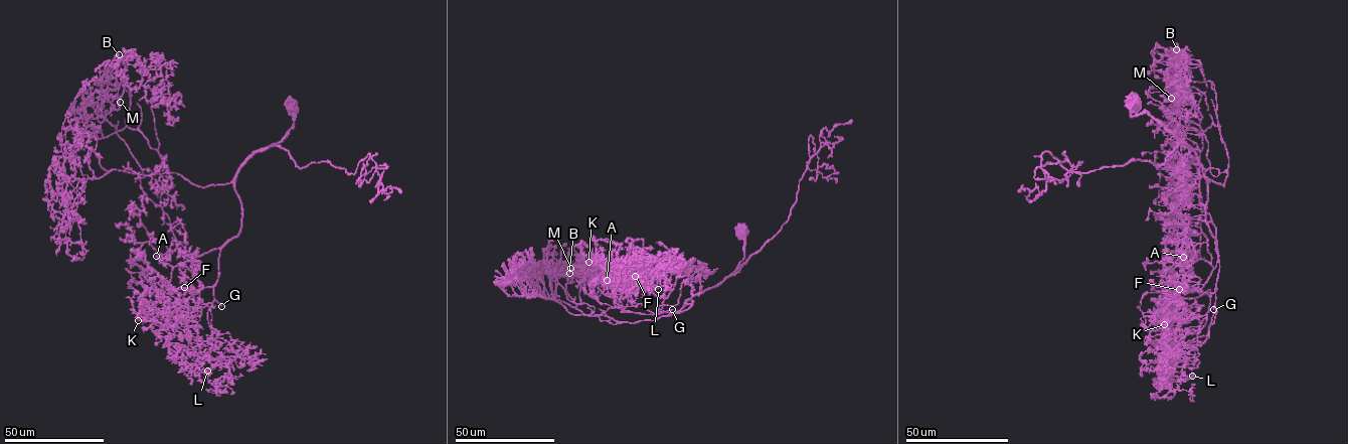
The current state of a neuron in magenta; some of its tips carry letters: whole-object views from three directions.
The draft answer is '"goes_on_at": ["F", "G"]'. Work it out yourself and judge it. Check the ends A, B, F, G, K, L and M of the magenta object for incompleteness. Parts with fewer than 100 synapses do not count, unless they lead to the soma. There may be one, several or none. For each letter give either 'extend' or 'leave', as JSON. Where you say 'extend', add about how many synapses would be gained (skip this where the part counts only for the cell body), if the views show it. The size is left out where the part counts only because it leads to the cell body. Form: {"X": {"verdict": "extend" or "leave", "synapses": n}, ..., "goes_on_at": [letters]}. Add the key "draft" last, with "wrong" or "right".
{"A": {"verdict": "extend", "synapses": 250}, "B": {"verdict": "leave"}, "F": {"verdict": "leave"}, "G": {"verdict": "extend", "synapses": 100}, "K": {"verdict": "leave"}, "L": {"verdict": "leave"}, "M": {"verdict": "leave"}, "goes_on_at": ["A", "G"], "draft": "wrong"}

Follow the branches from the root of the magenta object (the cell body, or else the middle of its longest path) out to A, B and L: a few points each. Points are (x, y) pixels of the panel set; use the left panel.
A: (292, 106), (294, 123), (288, 134), (257, 151), (234, 180), (241, 208), (239, 233), (175, 266), (156, 256)
B: (292, 106), (288, 134), (229, 182), (142, 177), (103, 115), (104, 75), (119, 54)
L: (292, 106), (288, 134), (234, 180), (241, 227), (220, 250), (207, 311), (212, 338), (228, 343), (207, 371)

